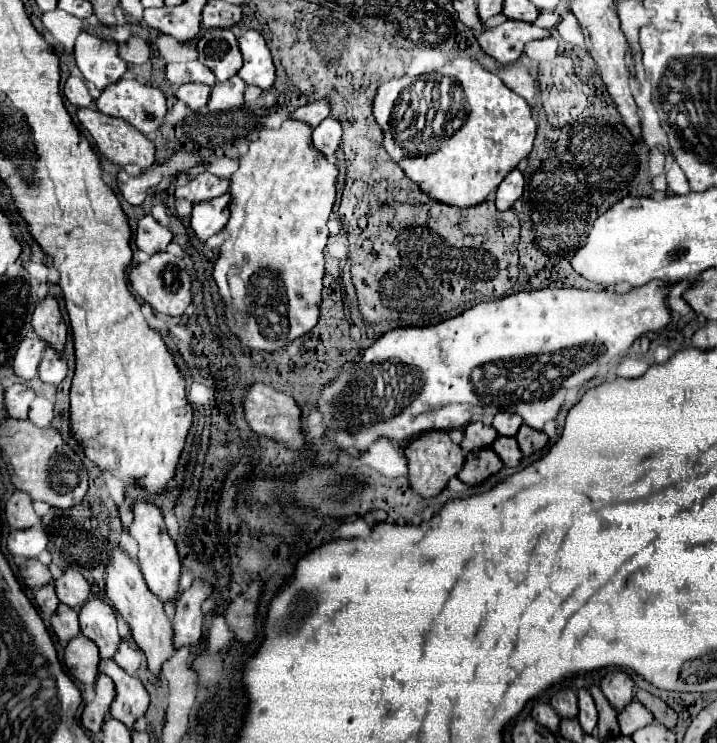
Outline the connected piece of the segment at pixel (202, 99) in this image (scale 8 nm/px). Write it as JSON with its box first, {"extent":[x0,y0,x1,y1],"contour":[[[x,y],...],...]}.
{"extent":[177,84,211,110],"contour":[[[183,84],[177,90],[177,98],[185,102],[191,110],[199,110],[209,102],[209,92],[211,92],[211,86],[205,86],[205,84]]]}

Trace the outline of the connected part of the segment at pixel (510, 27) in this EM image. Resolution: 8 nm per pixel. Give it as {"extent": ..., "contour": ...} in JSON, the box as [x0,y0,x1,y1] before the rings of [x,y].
{"extent":[477,20,551,64],"contour":[[[507,20],[495,28],[483,30],[477,36],[477,40],[489,56],[499,60],[501,64],[509,64],[509,62],[515,62],[523,54],[525,46],[529,42],[547,38],[549,34],[551,34],[549,30],[539,28],[535,24],[519,22],[519,20]]]}

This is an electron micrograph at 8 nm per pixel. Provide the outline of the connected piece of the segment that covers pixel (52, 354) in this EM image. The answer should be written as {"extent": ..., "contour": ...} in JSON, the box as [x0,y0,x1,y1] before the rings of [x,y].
{"extent":[39,348,67,384],"contour":[[[51,348],[45,350],[39,364],[39,378],[47,384],[59,384],[67,376],[67,362]]]}

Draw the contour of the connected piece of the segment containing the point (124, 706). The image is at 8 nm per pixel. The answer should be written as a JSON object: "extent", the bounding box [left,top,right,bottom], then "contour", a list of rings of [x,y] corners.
{"extent":[99,658,149,726],"contour":[[[113,658],[99,660],[99,672],[107,674],[115,682],[117,696],[111,702],[109,714],[123,722],[125,726],[131,726],[139,716],[145,714],[149,706],[149,694],[139,678],[127,674]]]}

